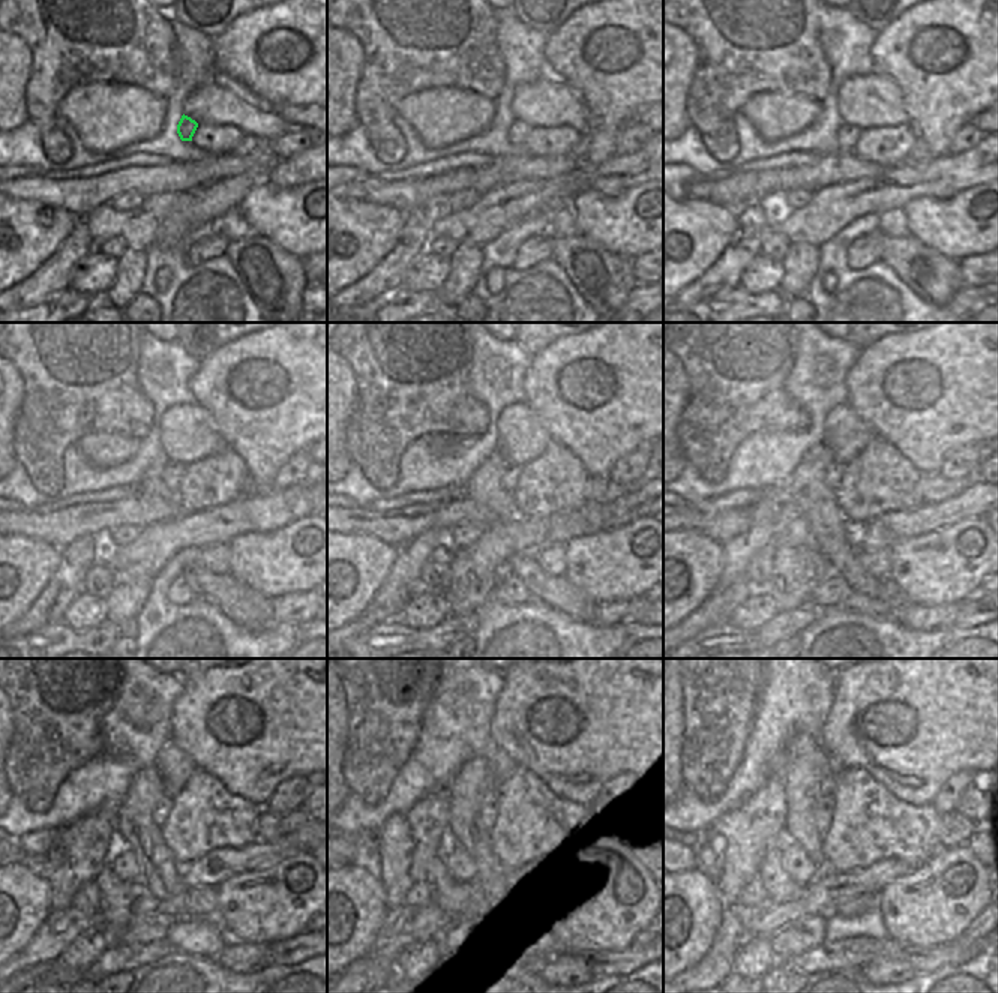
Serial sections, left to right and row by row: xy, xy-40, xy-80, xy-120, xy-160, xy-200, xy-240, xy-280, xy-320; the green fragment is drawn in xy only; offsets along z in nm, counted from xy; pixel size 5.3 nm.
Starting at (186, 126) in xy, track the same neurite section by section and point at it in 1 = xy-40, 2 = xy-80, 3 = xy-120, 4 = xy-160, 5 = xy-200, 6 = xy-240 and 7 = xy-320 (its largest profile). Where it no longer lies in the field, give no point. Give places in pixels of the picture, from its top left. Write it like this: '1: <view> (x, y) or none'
1: xy-40 (518, 131)
2: xy-80 (847, 135)
3: xy-120 (174, 471)
4: xy-160 (509, 474)
5: xy-200 (835, 471)
6: xy-240 (161, 812)
7: xy-320 (823, 809)

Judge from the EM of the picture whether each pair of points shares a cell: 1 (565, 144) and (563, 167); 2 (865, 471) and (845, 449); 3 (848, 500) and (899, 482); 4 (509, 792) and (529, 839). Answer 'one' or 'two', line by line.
1: two
2: two
3: one
4: one

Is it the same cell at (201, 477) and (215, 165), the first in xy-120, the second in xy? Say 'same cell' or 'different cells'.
different cells

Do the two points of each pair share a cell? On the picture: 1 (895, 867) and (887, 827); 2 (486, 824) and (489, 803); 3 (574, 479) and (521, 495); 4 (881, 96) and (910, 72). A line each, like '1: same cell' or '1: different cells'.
1: different cells
2: same cell
3: same cell
4: different cells

